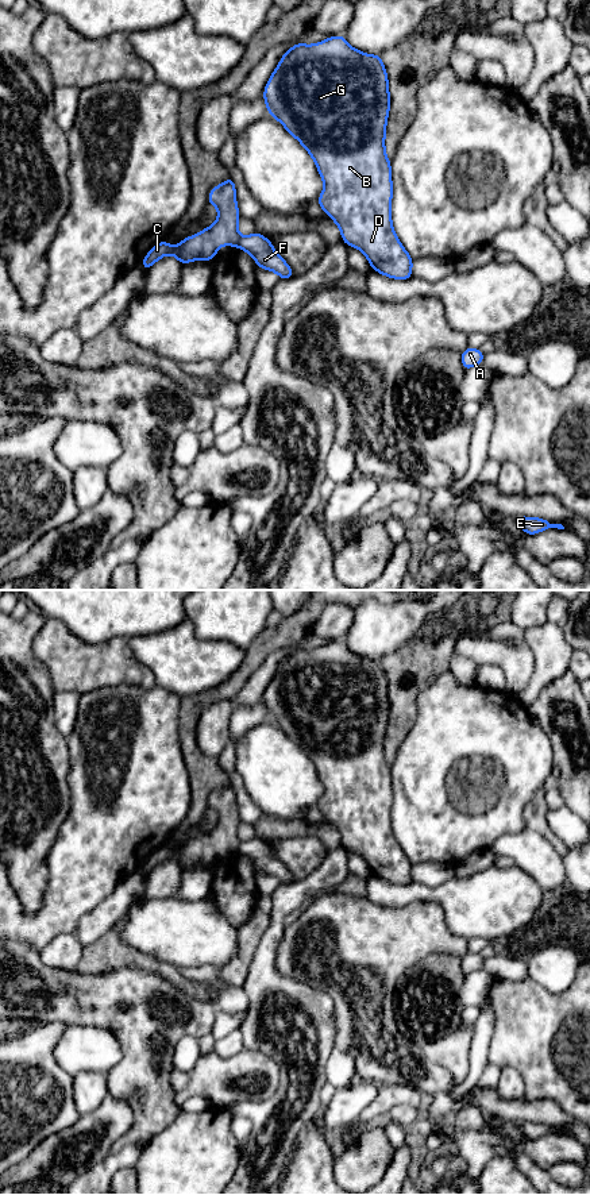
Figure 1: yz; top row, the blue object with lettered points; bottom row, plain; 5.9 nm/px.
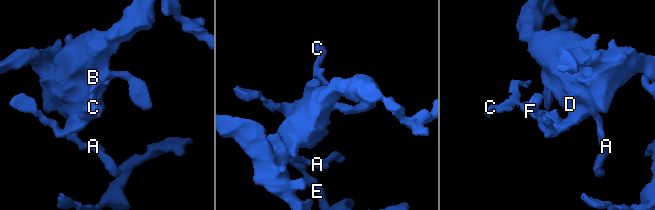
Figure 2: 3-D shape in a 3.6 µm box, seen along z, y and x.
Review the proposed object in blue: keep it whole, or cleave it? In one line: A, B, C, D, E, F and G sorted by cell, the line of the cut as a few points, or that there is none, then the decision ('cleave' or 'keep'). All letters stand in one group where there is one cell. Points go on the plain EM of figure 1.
groups A B D E F G / C; cut yz (240, 841), (236, 850); cleave

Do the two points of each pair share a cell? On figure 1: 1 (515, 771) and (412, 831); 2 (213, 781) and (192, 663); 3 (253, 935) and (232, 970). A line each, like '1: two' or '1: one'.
1: one
2: two
3: one

